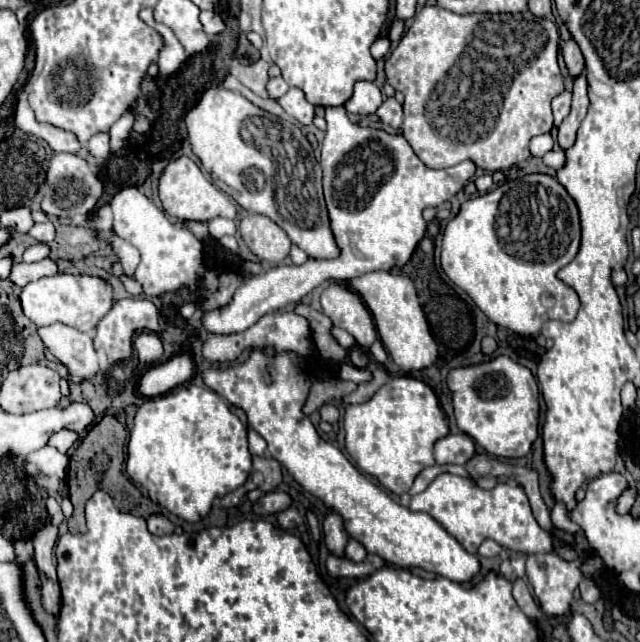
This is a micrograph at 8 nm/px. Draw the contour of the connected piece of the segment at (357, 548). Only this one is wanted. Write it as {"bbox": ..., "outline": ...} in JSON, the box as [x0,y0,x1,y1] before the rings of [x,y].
{"bbox":[344,537,366,561],"outline":[[[350,537],[348,545],[346,545],[346,549],[344,549],[344,555],[346,555],[348,559],[352,559],[352,561],[364,561],[364,559],[366,559],[366,549],[364,549],[364,545],[362,545],[360,541],[356,541],[356,539]]]}

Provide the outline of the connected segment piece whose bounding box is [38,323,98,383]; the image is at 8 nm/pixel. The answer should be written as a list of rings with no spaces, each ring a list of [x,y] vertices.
[[[56,323],[40,327],[38,335],[50,349],[50,353],[68,367],[72,381],[78,383],[84,379],[92,379],[98,373],[98,355],[92,339],[86,333]]]

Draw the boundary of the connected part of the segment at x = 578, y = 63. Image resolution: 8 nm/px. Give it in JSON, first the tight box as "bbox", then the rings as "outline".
{"bbox":[564,39,584,79],"outline":[[[574,39],[564,41],[564,63],[566,63],[568,75],[572,79],[582,75],[582,71],[584,71],[584,57],[582,57],[582,51],[580,51],[580,47],[578,47],[578,43]]]}

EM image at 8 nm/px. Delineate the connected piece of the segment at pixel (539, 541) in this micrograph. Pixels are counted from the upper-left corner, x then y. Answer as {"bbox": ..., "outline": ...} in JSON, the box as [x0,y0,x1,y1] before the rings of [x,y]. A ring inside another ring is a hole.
{"bbox":[410,473,554,555],"outline":[[[442,473],[426,491],[412,497],[410,509],[432,515],[468,553],[476,553],[484,539],[494,539],[498,545],[526,555],[552,551],[554,539],[536,523],[529,500],[519,485],[500,482],[493,489],[486,490],[478,487],[470,477]]]}

